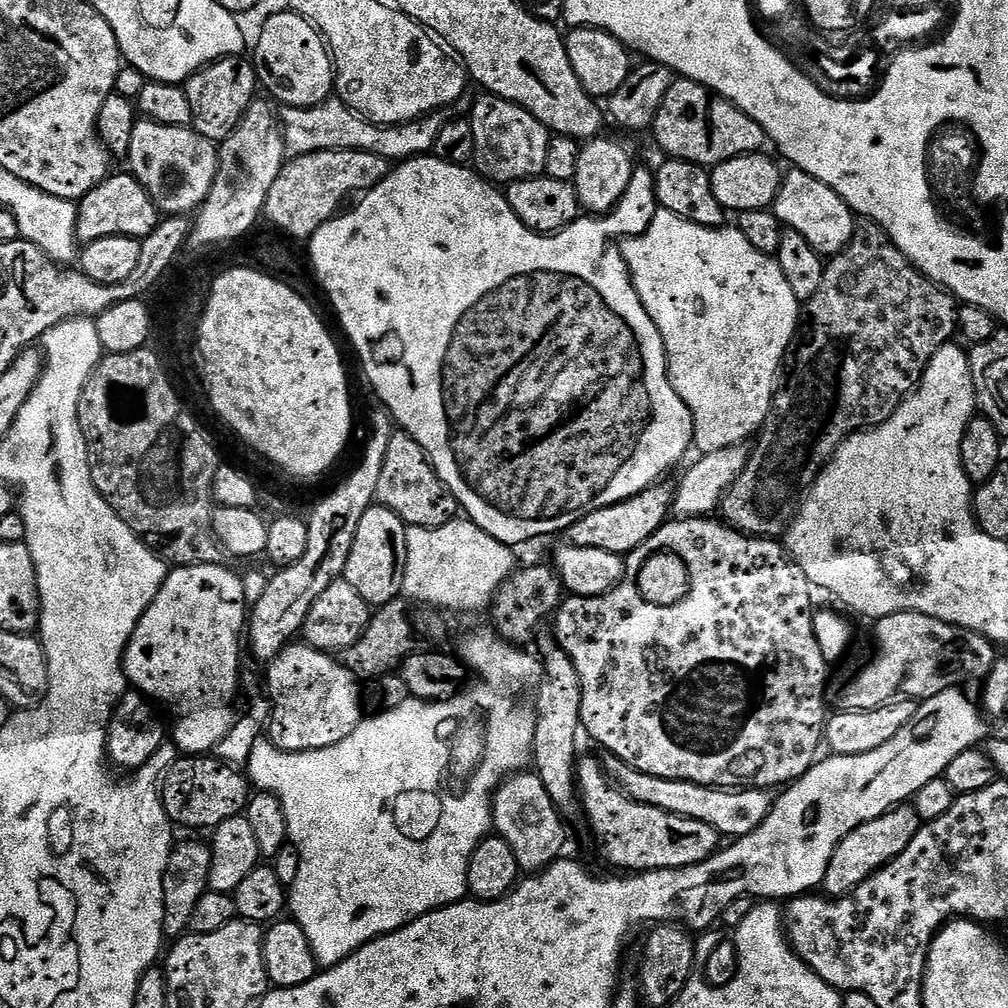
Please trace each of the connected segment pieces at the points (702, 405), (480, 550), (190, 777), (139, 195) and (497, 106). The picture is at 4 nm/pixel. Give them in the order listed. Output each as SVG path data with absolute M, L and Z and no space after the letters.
M665 208L656 211L654 222L650 222L650 226L643 229L639 236L627 237L620 244L620 253L624 255L624 260L628 264L632 284L638 290L642 304L646 306L646 312L650 314L654 326L658 326L662 334L662 342L668 355L668 377L692 415L695 451L698 450L697 453L703 454L751 441L763 428L770 414L772 399L776 397L778 381L782 376L784 357L788 355L788 348L796 339L798 325L802 320L801 301L797 300L794 290L790 290L790 282L786 282L786 274L782 274L779 263L773 257L754 250L754 246L750 246L750 242L746 242L746 238L740 233L739 227L707 228Z
M457 518L437 528L409 528L406 546L408 561L403 595L437 610L487 609L495 601L496 591L517 567L509 545L490 538L490 534L467 518Z
M184 754L172 761L168 771L159 781L160 801L173 825L184 828L217 828L226 818L241 815L248 807L250 783L247 775L237 765L228 764L212 754Z
M131 174L125 176L109 175L107 180L94 186L78 202L76 210L76 239L81 245L98 242L98 238L111 236L134 236L143 238L156 229L162 219L162 213L150 194Z
M484 94L481 97L470 115L475 171L497 186L507 186L531 176L543 176L550 139L546 125L538 122L538 118L534 118L534 114L527 112L522 106L503 100L501 96Z

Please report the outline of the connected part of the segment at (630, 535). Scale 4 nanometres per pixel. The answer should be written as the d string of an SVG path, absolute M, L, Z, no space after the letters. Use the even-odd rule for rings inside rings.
M657 482L644 492L639 492L634 498L623 500L621 504L606 506L602 510L594 510L594 514L586 514L586 518L574 522L574 526L568 528L566 533L567 543L574 546L590 546L598 550L610 550L610 554L618 554L619 556L633 552L638 546L642 546L642 542L646 542L646 538L650 538L650 534L654 534L670 519L670 513L673 511L674 492L671 487L668 489L666 485L667 483Z

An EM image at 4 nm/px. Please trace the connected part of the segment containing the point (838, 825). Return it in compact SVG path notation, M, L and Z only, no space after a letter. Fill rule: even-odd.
M951 688L931 696L917 707L910 722L902 726L902 730L898 730L890 742L882 742L878 750L853 756L829 755L828 760L821 759L813 764L801 780L787 785L779 793L781 796L775 797L768 817L756 829L733 839L729 848L721 847L709 860L704 861L704 916L690 917L686 921L687 927L692 930L710 927L739 896L762 896L758 898L768 902L784 902L819 889L826 878L830 858L846 834L911 801L916 792L926 786L926 782L941 779L958 754L977 747L981 743L979 740L983 741L989 735L979 710L962 693L960 688Z

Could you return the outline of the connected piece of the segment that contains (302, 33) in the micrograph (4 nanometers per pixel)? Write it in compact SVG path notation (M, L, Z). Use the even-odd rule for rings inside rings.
M291 10L283 11L274 13L260 28L260 37L256 40L256 56L254 55L257 81L262 85L263 91L265 88L269 92L265 93L281 105L289 104L299 108L318 106L334 92L336 74L331 51L319 30L305 16L299 16Z

